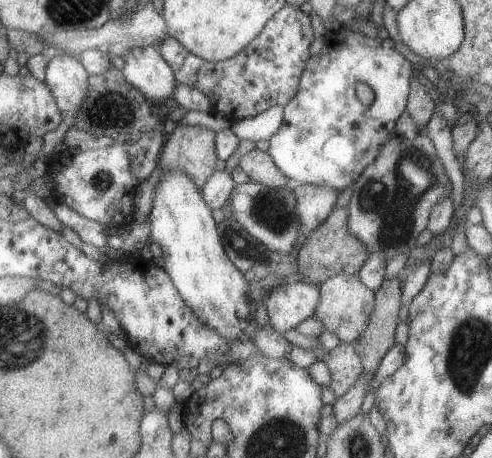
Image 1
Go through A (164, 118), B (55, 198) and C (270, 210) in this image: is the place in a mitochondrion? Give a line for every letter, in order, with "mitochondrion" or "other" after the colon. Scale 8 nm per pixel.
A: other
B: other
C: mitochondrion

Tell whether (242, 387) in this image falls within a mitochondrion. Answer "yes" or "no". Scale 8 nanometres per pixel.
no

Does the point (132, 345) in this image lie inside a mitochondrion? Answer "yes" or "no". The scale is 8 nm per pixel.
no

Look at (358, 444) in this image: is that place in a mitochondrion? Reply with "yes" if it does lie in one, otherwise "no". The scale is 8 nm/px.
yes

